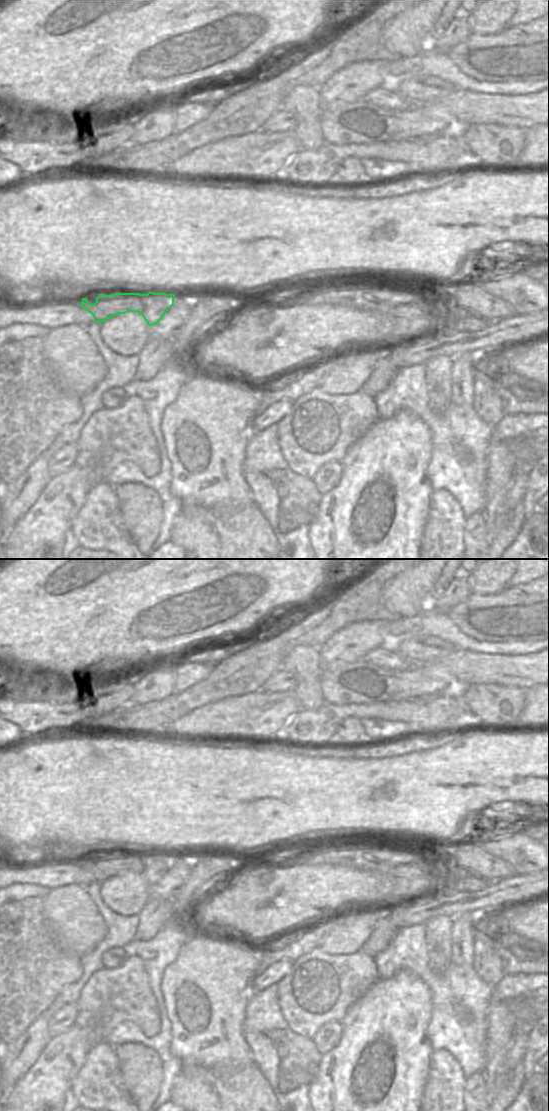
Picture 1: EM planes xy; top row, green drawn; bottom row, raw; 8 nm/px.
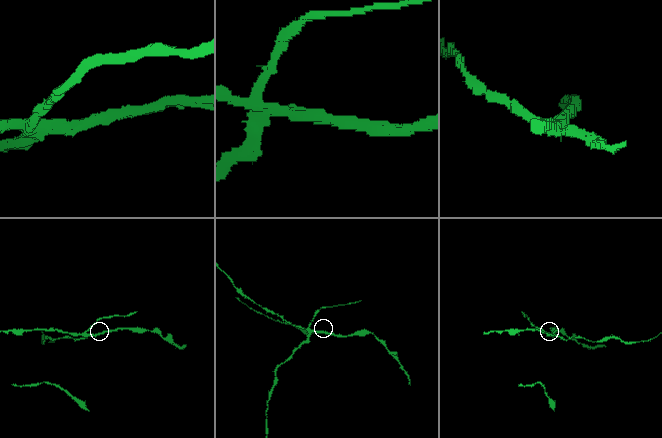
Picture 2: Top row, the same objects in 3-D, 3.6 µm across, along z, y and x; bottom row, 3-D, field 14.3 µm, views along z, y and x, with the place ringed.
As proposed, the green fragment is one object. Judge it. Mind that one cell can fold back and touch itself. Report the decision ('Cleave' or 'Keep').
Cleave

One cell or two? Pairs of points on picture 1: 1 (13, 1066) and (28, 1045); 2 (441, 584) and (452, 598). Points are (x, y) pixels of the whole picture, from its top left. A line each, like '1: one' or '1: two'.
1: one
2: two

